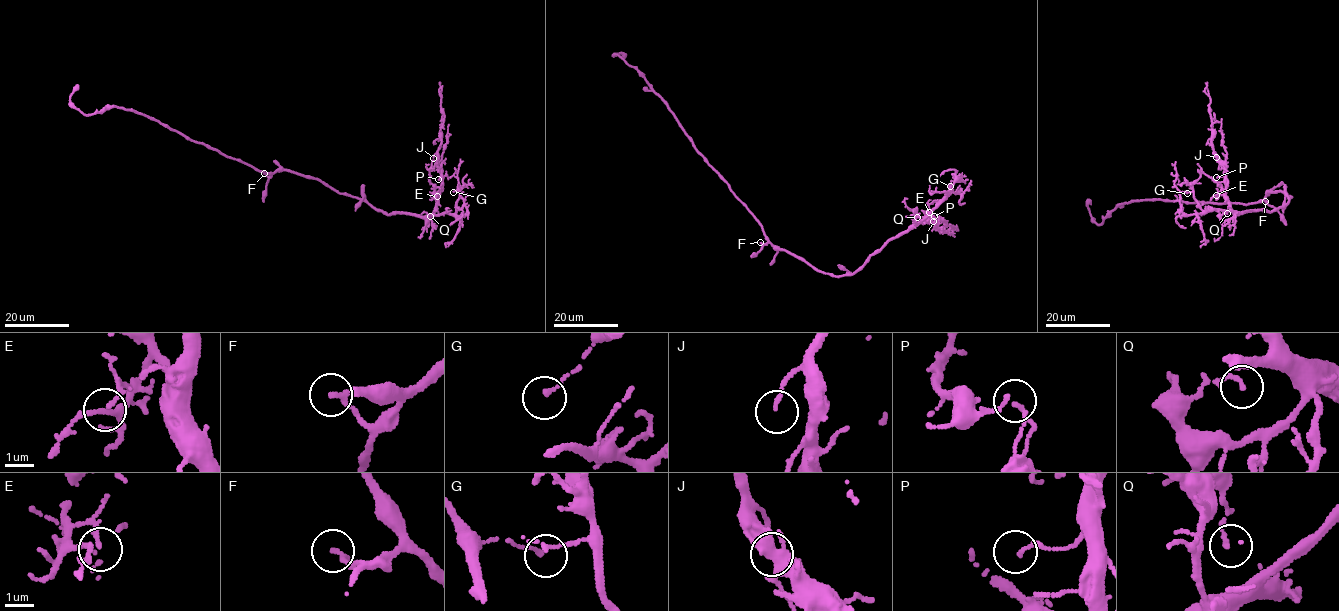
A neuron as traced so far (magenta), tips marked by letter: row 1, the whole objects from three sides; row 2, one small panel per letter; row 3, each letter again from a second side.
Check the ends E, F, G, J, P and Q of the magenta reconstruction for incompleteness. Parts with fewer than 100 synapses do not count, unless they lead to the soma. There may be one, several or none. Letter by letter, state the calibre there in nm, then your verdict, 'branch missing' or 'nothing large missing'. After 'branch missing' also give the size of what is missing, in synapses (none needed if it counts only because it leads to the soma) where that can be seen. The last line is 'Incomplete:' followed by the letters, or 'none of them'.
E: 130 nm thick; nothing large missing
F: 180 nm thick; nothing large missing
G: 130 nm thick; nothing large missing
J: 120 nm thick; nothing large missing
P: 110 nm thick; nothing large missing
Q: 130 nm thick; nothing large missing
Incomplete: none of them

